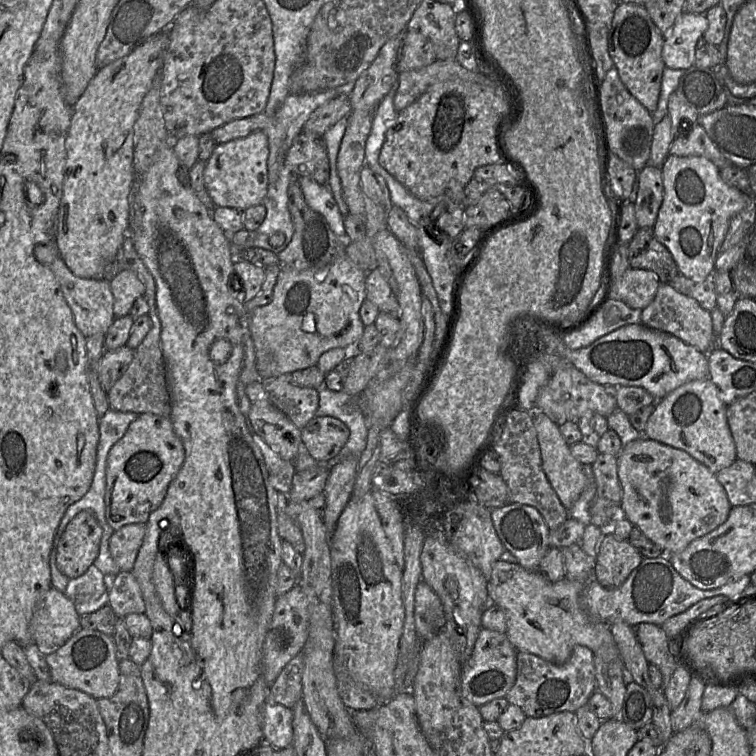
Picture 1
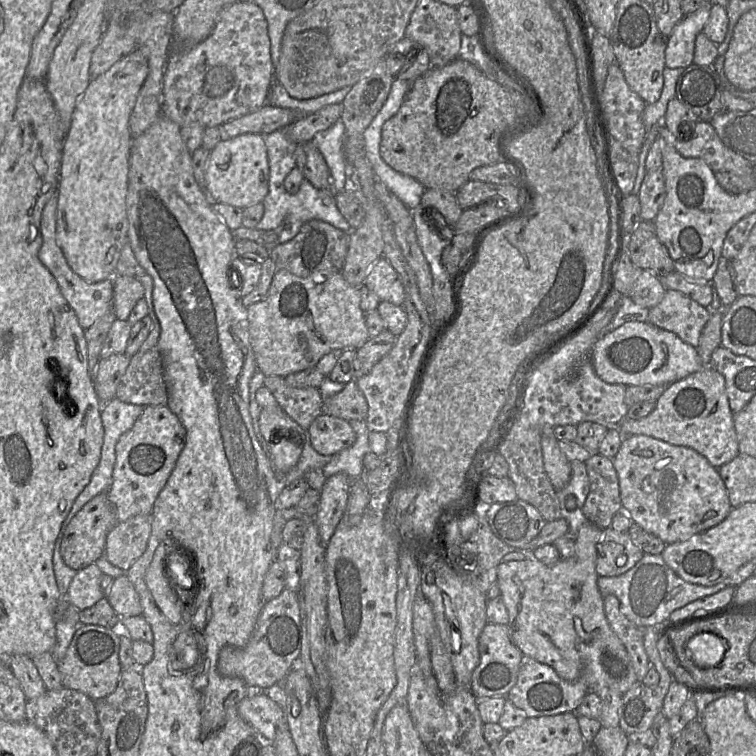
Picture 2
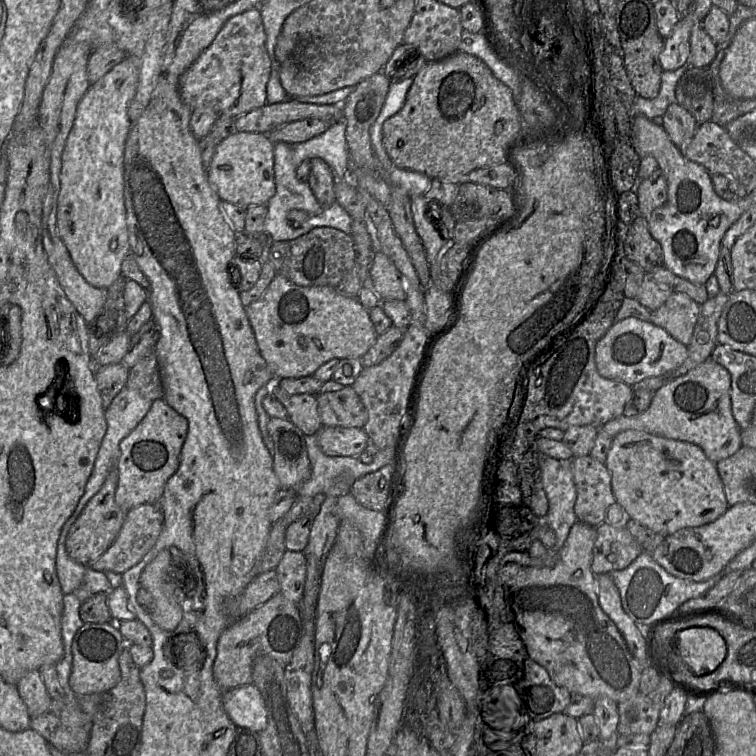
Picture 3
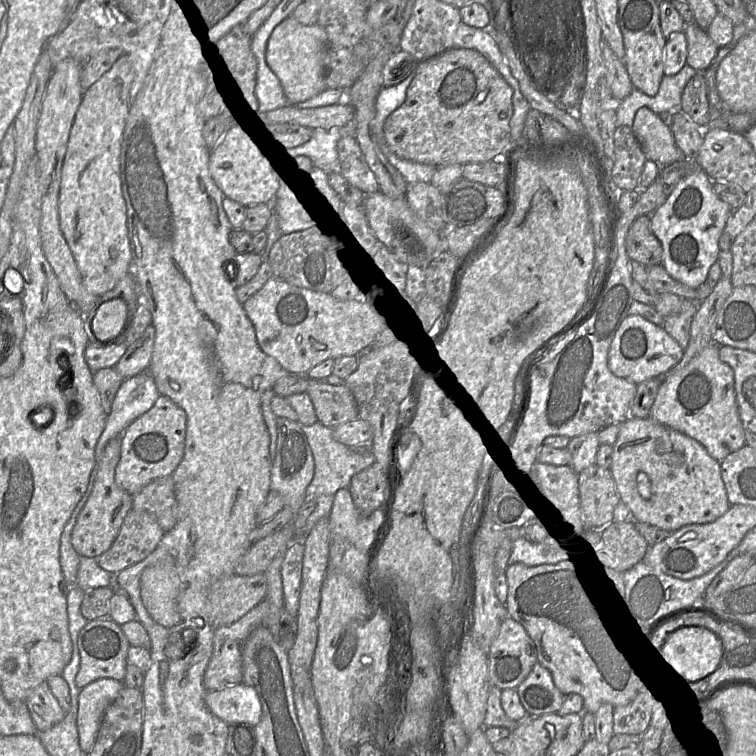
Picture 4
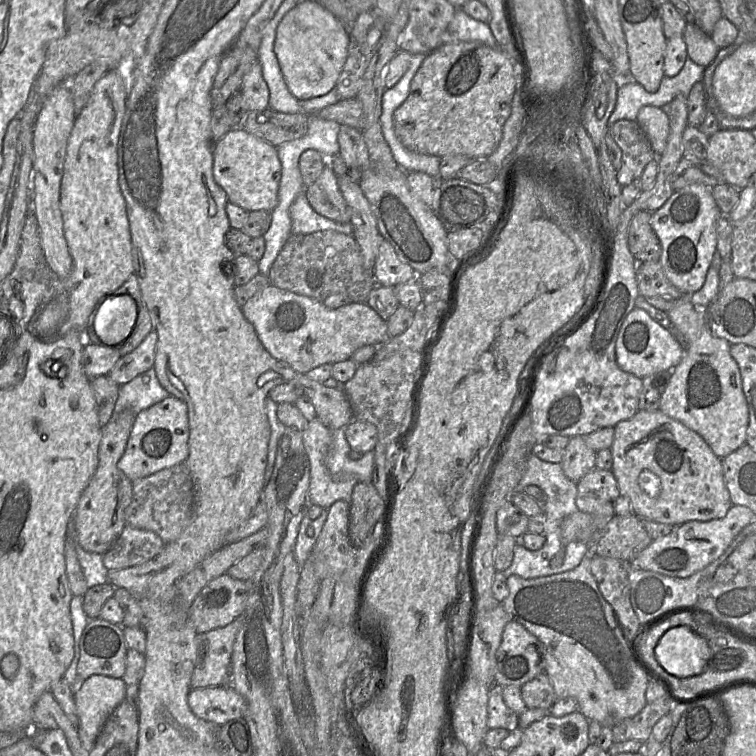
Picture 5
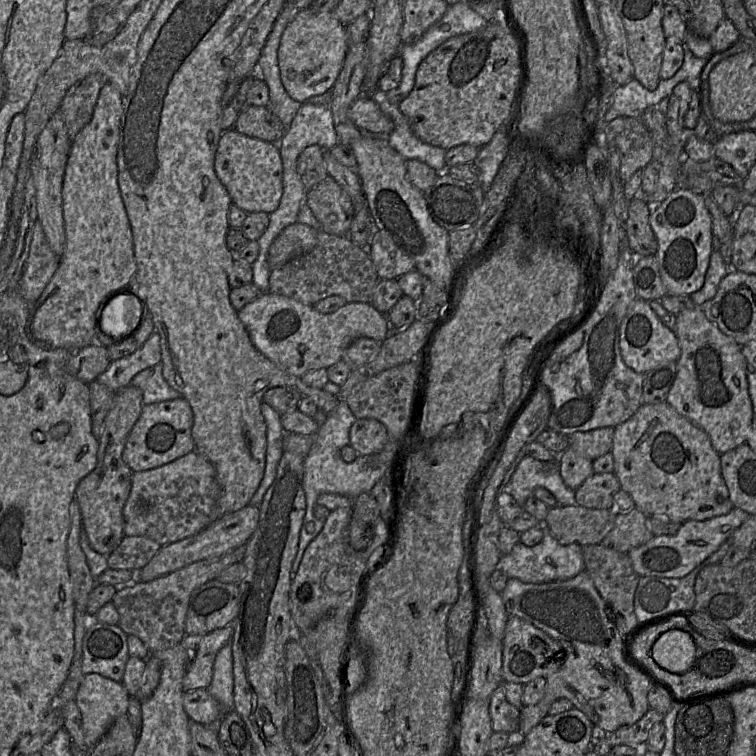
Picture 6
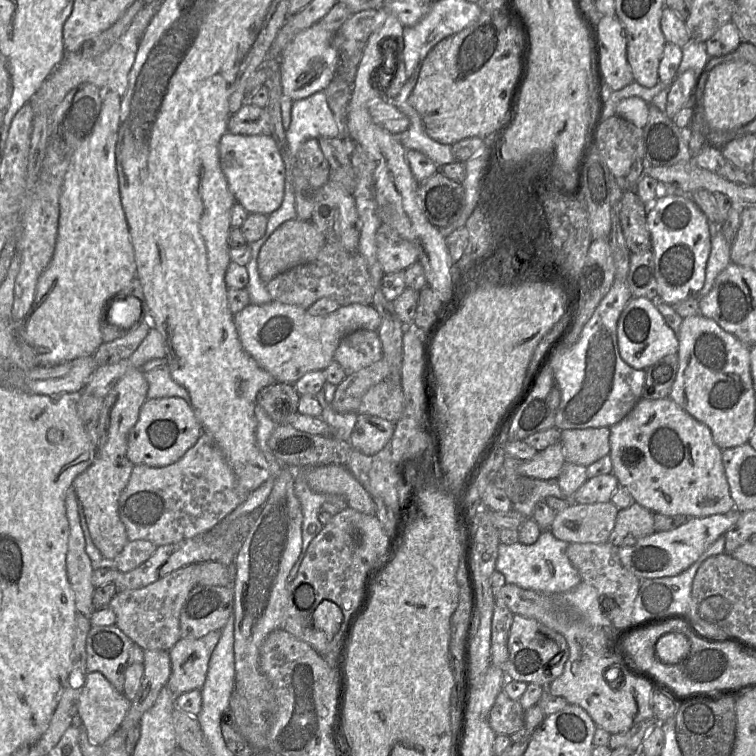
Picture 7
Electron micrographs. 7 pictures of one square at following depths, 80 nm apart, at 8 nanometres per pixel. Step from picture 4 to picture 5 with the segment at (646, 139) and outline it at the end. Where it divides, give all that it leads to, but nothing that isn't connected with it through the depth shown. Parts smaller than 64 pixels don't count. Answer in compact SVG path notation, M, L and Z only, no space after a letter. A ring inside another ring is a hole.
M642 106L638 111L636 122L645 133L656 155L661 155L669 134L667 114L661 107Z

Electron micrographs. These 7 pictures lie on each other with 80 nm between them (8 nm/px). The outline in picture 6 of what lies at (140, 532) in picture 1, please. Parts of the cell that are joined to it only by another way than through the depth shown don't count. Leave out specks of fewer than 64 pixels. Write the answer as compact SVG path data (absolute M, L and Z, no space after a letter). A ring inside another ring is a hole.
M124 535L119 545L107 556L108 568L139 570L160 547L156 541L144 536Z

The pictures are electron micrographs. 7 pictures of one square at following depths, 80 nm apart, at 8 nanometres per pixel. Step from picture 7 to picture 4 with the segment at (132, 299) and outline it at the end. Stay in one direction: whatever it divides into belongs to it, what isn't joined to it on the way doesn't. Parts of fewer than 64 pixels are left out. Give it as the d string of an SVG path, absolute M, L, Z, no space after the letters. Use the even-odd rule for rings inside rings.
M122 298L110 299L92 313L82 314L85 316L87 334L91 330L95 339L102 343L113 342L125 330L131 317L128 305Z

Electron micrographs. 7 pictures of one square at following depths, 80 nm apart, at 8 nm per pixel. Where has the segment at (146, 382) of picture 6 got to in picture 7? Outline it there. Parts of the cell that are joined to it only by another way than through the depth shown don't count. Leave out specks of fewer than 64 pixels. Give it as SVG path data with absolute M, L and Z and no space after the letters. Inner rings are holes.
M166 357L148 361L141 367L148 382L148 399L180 397L190 404L188 391L171 376Z

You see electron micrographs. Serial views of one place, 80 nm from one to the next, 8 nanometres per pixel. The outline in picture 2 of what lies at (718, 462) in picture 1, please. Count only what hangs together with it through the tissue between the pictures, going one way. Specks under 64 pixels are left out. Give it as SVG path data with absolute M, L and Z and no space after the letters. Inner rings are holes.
M708 366L670 384L656 401L656 408L648 416L640 420L625 418L616 427L621 442L632 435L650 436L675 446L691 448L717 469L739 454L725 379L723 375Z

